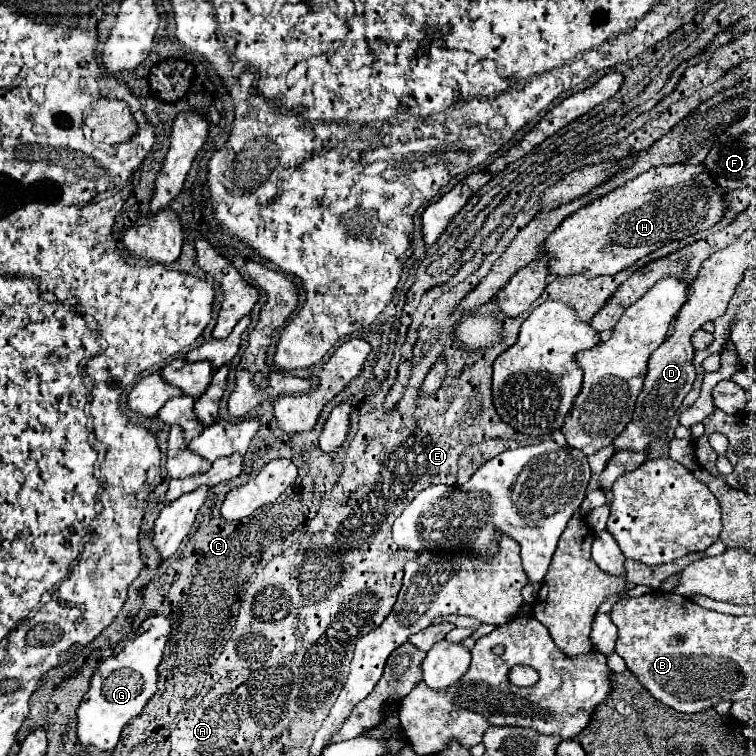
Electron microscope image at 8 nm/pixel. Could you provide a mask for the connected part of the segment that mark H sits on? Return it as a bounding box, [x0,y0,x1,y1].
[542,164,724,278]

